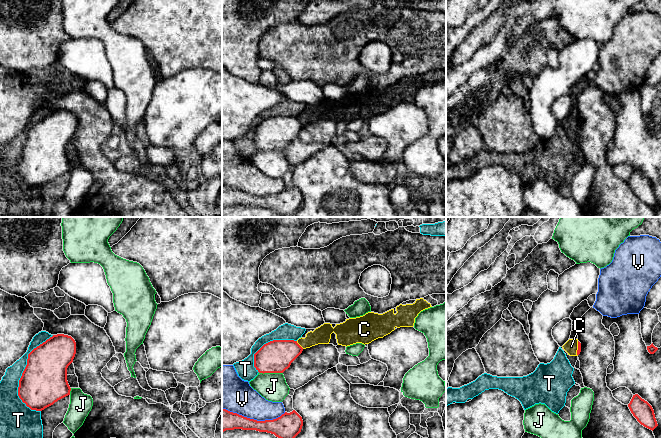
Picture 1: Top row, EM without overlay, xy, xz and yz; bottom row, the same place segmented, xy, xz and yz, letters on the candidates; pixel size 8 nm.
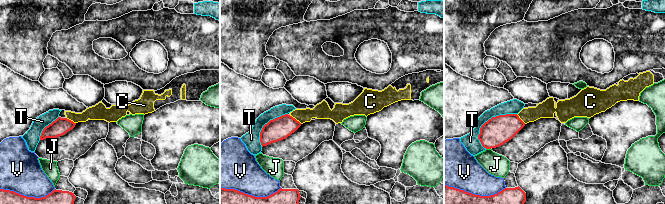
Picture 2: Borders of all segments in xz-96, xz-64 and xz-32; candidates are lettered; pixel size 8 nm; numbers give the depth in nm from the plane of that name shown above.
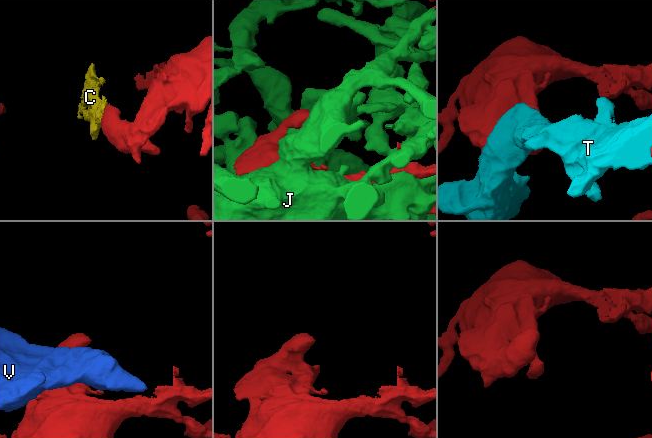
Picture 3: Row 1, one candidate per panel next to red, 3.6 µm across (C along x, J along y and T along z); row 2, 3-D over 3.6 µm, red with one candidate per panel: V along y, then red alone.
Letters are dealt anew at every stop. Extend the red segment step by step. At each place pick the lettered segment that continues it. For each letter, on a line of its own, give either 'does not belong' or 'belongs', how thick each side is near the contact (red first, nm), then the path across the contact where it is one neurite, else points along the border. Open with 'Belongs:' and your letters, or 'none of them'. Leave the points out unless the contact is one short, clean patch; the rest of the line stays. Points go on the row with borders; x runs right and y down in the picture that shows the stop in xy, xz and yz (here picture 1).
Belongs: none of them
C: does not belong; calibres 260 and 140 nm; border xz (296, 341), (303, 348)
J: does not belong; calibres 260 and 220 nm
T: does not belong; calibres 360 and 150 nm
V: does not belong; calibres 180 and 280 nm

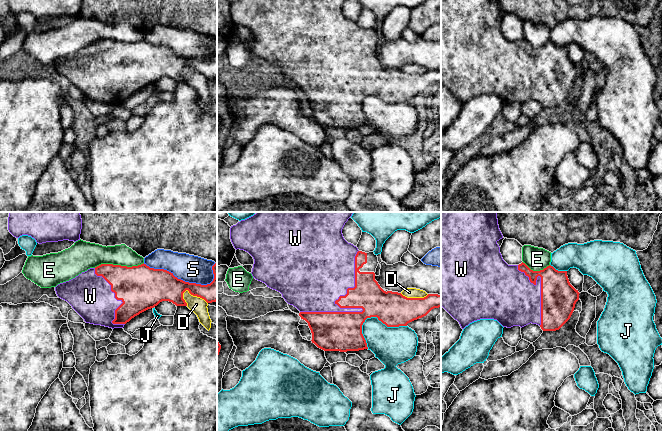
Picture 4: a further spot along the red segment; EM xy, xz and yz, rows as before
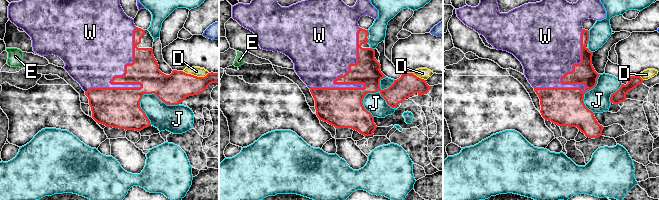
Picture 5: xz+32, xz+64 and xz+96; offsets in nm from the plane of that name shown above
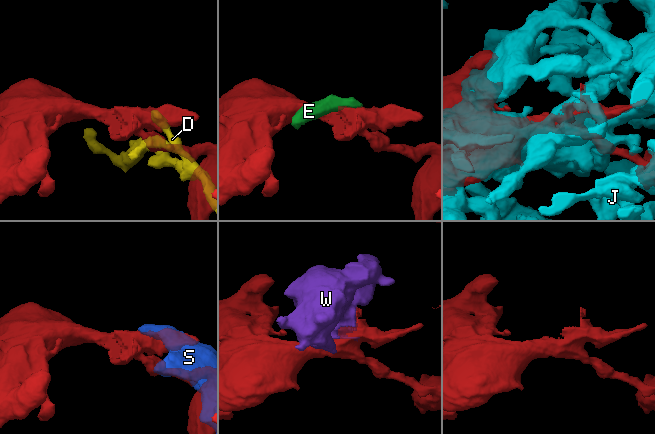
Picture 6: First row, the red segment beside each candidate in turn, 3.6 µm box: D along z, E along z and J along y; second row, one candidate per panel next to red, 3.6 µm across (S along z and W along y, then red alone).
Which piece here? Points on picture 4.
Belongs: W
D: does not belong; calibres 220 and 130 nm
E: does not belong; calibres 360 and 200 nm
J: does not belong; calibres 280 and 300 nm
S: does not belong; calibres 300 and 220 nm
W: belongs; calibres 320 and 260 nm

